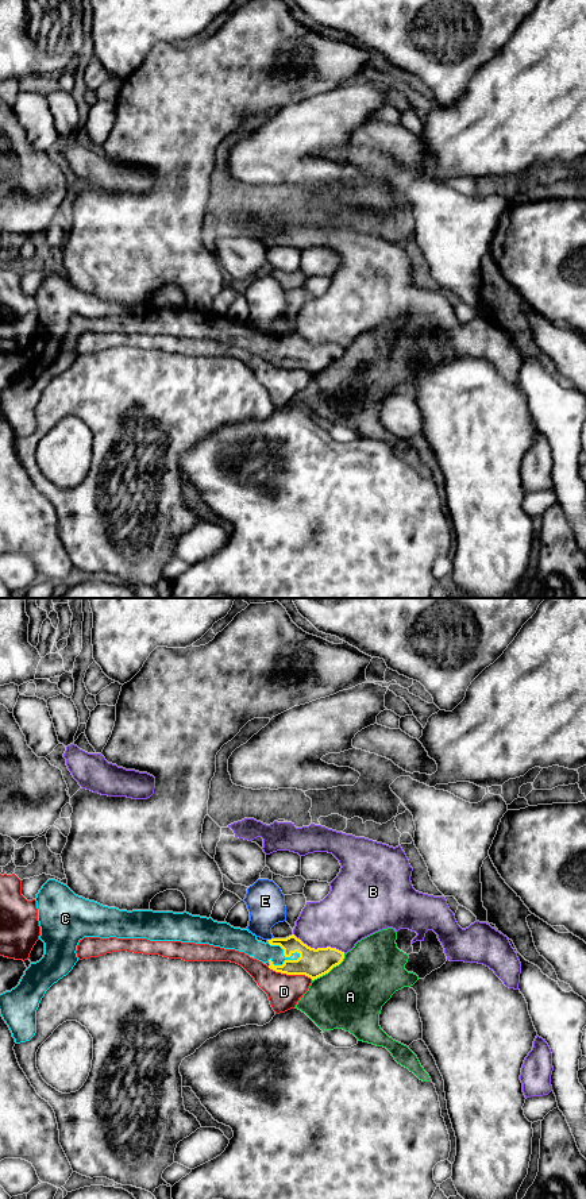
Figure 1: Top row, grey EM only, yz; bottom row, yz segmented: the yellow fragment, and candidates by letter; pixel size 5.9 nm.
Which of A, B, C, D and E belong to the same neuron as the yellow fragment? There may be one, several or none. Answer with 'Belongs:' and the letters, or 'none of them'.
Belongs: C

